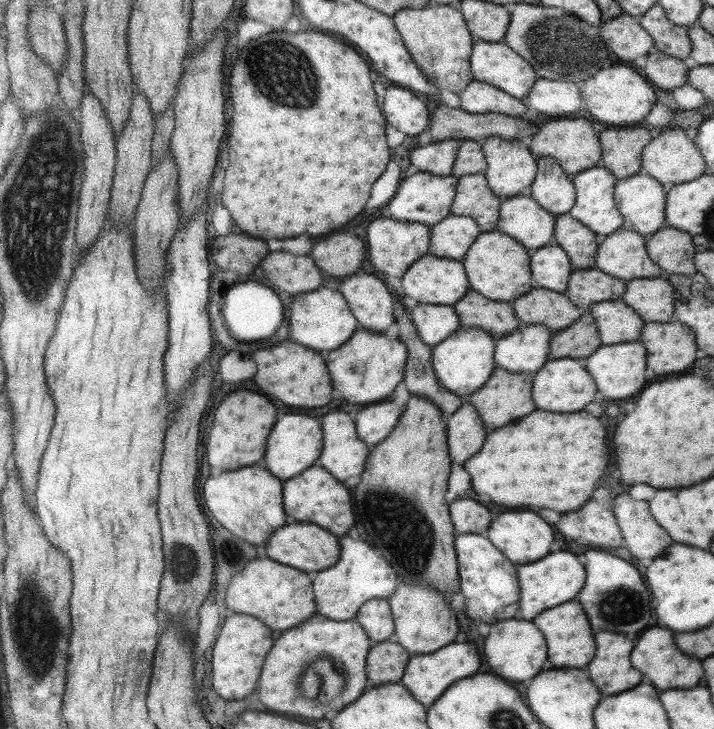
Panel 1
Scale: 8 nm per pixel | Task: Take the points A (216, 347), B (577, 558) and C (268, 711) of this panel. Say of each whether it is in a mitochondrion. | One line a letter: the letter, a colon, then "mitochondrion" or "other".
A: other
B: other
C: other

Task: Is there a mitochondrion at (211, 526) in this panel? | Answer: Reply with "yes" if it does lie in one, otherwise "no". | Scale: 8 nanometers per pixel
no

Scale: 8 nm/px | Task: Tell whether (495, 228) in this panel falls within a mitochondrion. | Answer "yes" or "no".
no

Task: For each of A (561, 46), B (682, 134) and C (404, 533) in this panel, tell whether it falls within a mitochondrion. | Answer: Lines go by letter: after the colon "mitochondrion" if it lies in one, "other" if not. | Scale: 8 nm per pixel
A: mitochondrion
B: other
C: mitochondrion

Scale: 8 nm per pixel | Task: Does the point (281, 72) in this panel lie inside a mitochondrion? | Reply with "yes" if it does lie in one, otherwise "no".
yes

